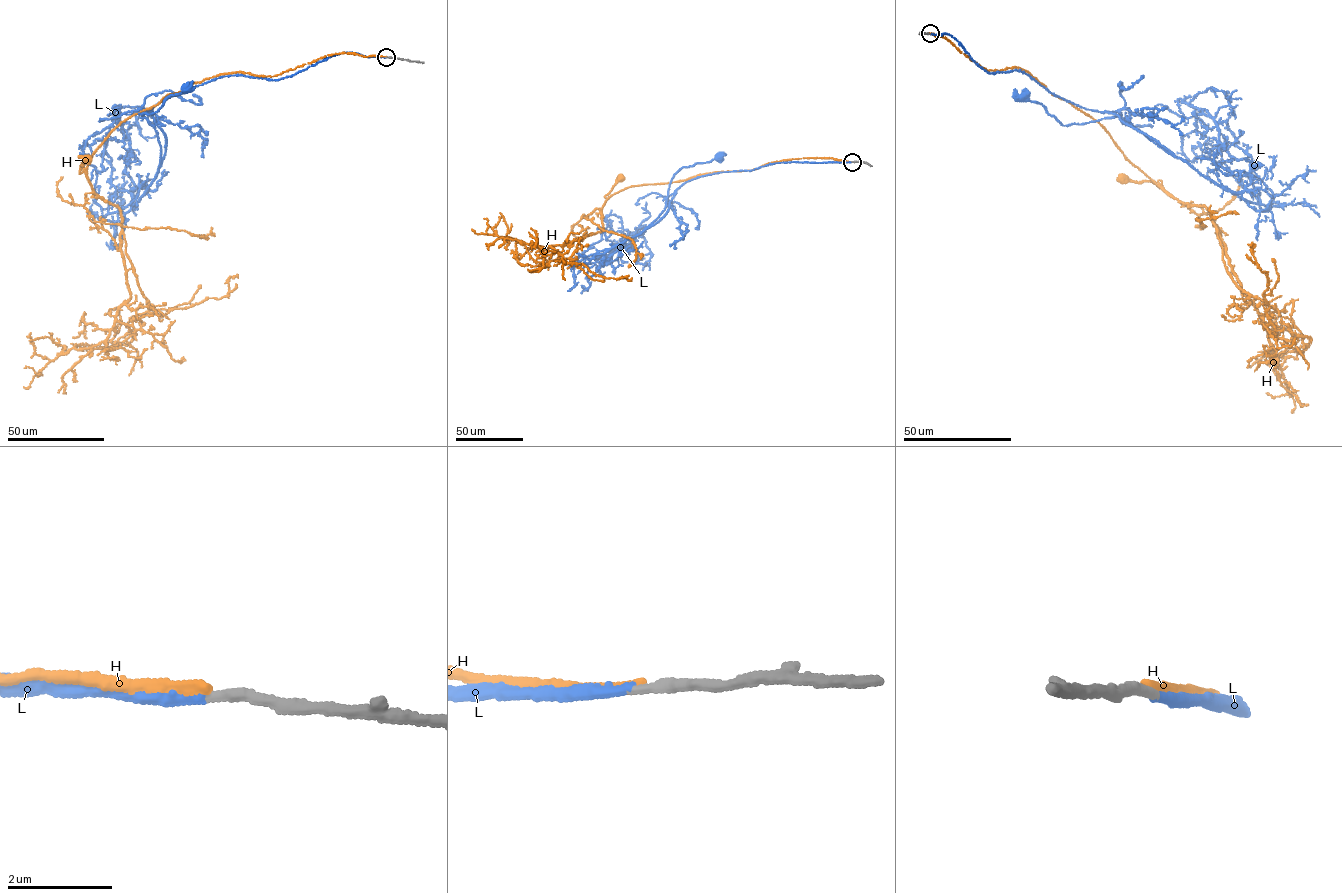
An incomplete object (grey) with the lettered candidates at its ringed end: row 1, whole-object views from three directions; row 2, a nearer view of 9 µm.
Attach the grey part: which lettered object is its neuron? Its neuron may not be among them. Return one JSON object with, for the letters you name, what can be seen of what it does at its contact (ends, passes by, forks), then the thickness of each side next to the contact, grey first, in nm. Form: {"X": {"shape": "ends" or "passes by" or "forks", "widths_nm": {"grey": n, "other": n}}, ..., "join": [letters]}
{"L": {"shape": "ends", "widths_nm": {"grey": 200, "other": 200}}, "join": ["L"]}

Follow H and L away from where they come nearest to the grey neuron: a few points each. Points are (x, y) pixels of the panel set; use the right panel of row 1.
H: (929, 33), (984, 69), (1028, 72), (1097, 121), (1164, 190), (1160, 180), (1159, 187), (1122, 179)
L: (929, 33), (951, 35), (988, 73), (1021, 71), (1117, 115), (1172, 154), (1119, 116), (1062, 125), (1023, 97)

